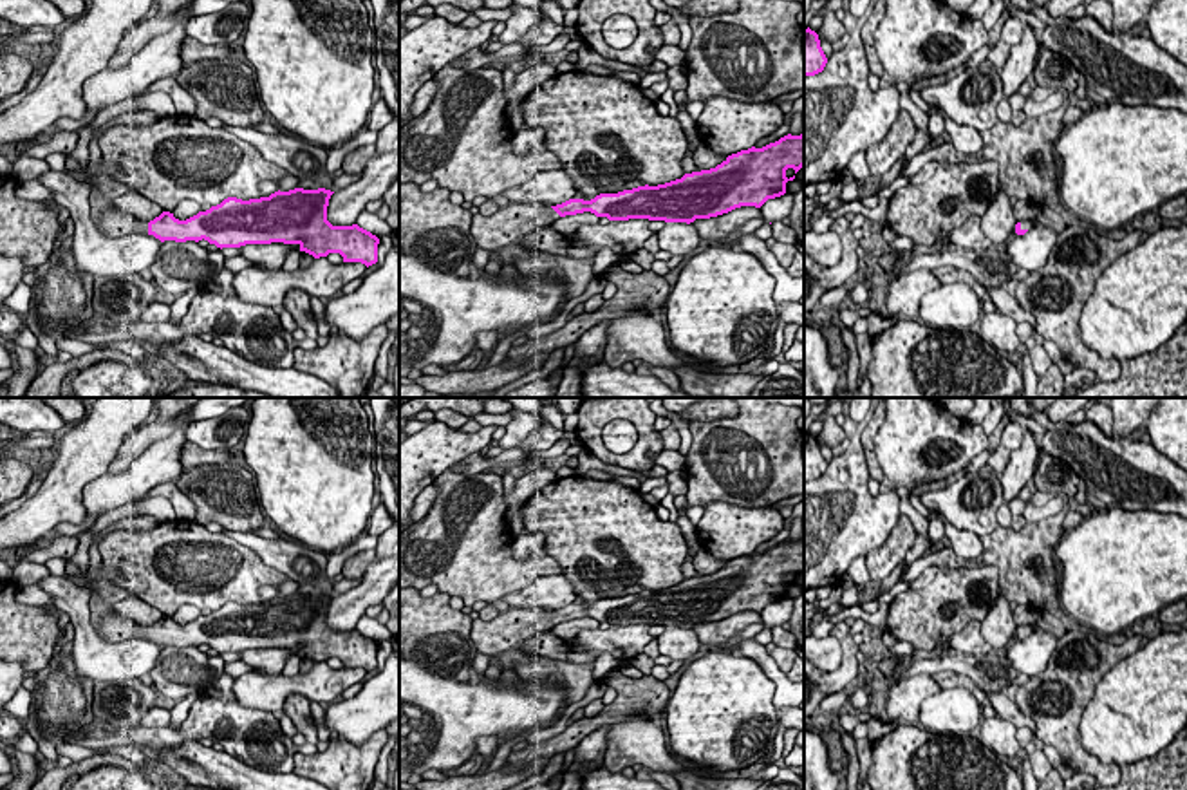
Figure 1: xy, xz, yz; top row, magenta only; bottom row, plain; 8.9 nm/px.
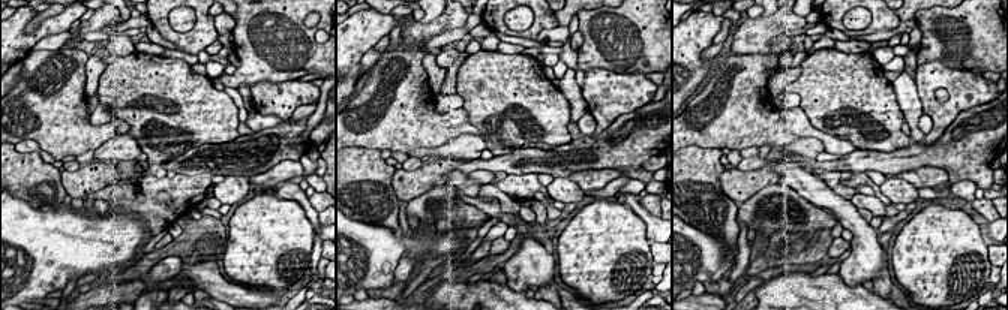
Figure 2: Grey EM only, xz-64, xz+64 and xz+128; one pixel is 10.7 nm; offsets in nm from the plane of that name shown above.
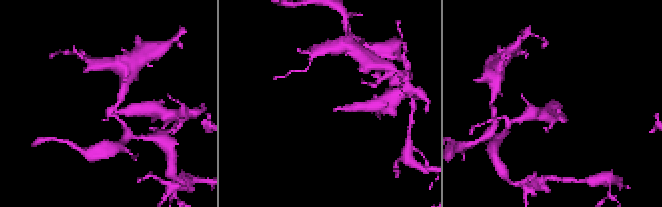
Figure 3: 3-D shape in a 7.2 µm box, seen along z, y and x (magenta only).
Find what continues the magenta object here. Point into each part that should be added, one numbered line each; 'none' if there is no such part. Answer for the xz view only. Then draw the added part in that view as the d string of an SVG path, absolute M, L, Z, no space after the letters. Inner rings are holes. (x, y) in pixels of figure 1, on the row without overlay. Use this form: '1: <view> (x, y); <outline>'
1: xz (515, 626); M540 606L511 607L488 622L475 618L470 636L477 653L491 658L553 629L558 622L551 609Z

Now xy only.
1: xy (112, 628); M108 611L94 625L99 638L105 642L125 642L134 638L148 638L148 627L134 622L132 618L121 616L119 613Z

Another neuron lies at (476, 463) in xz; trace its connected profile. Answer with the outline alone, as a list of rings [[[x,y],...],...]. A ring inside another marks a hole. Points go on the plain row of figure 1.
[[[519,448],[504,450],[502,454],[499,454],[497,457],[491,457],[491,459],[484,459],[479,452],[473,452],[463,459],[463,463],[466,465],[464,475],[473,475],[473,474],[495,470],[495,466],[499,463],[520,463],[526,457],[528,457],[528,454],[524,454]]]

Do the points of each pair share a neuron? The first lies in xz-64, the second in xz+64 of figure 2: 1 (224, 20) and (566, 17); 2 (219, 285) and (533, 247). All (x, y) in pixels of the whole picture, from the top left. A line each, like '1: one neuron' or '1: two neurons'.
1: one neuron
2: one neuron

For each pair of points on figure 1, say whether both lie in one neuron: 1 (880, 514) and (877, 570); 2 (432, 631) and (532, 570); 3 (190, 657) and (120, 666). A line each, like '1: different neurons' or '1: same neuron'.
1: different neurons
2: different neurons
3: different neurons

